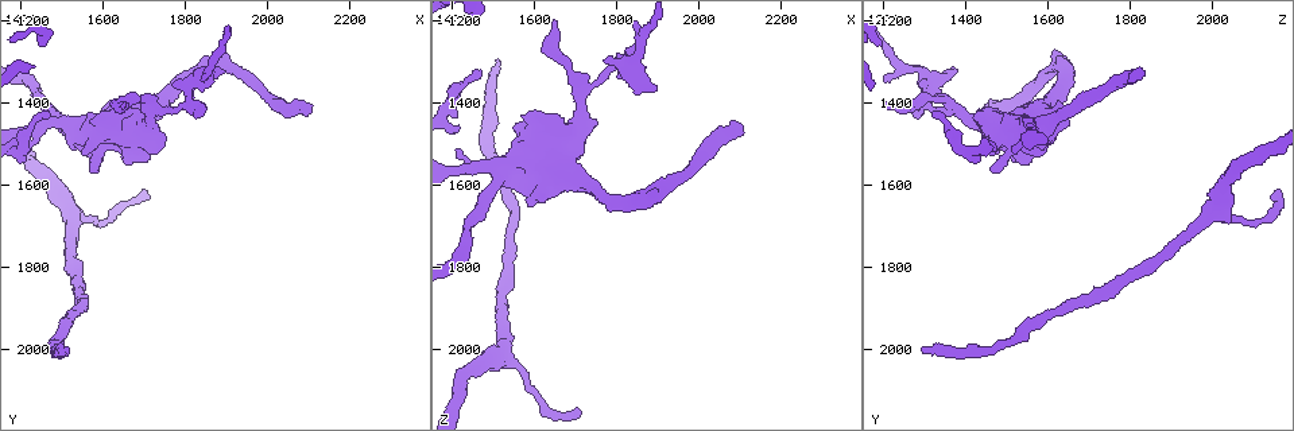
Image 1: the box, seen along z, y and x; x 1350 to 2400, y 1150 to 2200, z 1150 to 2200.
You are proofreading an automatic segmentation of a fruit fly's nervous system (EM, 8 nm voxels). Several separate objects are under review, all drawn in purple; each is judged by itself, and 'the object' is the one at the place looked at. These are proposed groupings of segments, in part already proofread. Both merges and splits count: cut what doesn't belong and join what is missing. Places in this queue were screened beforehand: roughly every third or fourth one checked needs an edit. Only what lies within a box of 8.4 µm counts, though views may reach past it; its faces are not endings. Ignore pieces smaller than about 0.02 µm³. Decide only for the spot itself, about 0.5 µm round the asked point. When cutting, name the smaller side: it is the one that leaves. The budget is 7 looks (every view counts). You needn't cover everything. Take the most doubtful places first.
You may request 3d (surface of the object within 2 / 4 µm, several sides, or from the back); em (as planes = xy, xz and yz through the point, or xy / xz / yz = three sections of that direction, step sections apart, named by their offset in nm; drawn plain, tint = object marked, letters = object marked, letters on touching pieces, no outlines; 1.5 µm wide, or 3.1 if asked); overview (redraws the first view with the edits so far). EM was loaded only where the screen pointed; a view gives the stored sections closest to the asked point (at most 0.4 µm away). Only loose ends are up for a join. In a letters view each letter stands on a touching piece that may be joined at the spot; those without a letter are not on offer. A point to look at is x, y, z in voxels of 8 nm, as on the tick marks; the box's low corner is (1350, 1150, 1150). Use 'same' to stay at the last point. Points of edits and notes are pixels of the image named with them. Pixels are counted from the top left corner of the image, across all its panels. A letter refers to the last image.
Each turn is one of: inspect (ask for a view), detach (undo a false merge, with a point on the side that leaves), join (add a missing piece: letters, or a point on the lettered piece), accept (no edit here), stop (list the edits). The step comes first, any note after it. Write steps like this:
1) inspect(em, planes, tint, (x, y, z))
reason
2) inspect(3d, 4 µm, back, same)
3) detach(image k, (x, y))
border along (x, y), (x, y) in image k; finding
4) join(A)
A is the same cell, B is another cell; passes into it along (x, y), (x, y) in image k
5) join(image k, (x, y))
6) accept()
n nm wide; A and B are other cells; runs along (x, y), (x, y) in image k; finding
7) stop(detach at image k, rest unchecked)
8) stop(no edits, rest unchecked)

inspect(3d, 2 µm, (2110, 1405, 1480))
end of a long branch

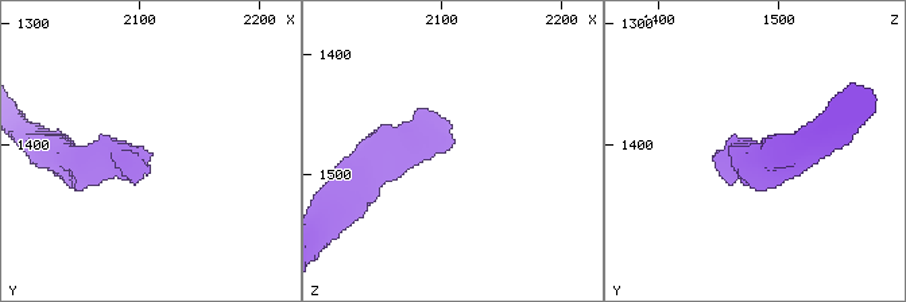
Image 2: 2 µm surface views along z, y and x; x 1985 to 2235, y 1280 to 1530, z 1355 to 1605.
inspect(em, xz, step 8, letters, (2108, 1404, 1474))

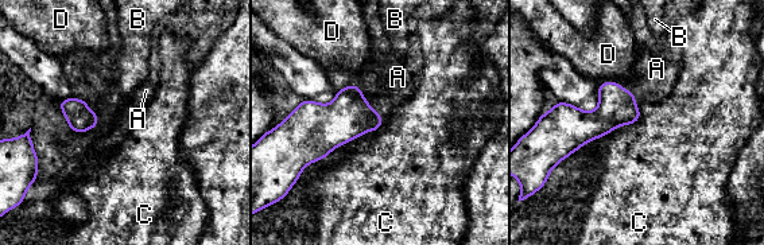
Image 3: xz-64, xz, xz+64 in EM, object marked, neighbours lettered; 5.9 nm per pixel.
inspect(em, planes, letters, same)

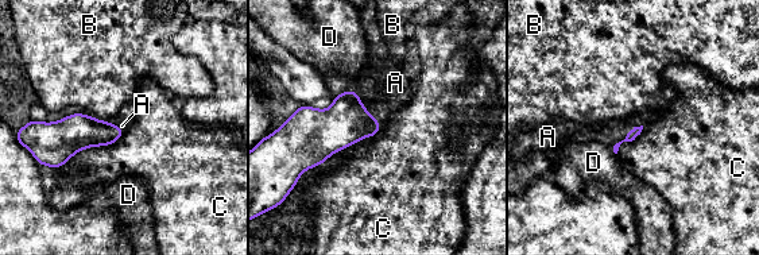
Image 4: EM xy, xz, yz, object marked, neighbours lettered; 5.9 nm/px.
join(A)
A is the same cell, B, C and D are other cells; it goes on there

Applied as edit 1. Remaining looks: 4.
inspect(em, xz, step 8, tint, (1900, 1325, 1370))
an open end

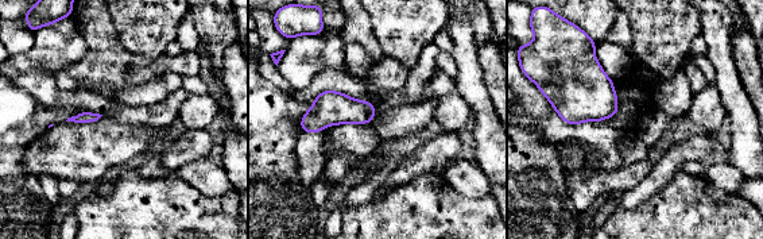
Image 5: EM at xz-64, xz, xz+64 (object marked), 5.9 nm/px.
inspect(em, planes, letters, same)
another direction

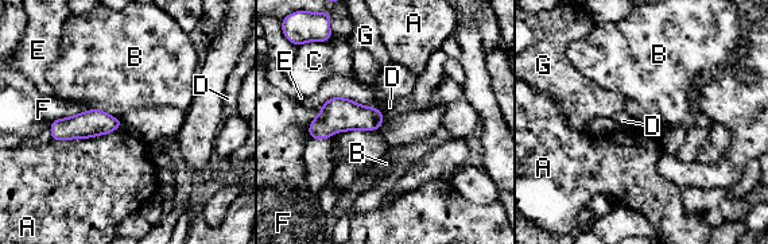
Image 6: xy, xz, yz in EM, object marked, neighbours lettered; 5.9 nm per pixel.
accept()
A touches over 440 nm; A, B, C, D, E, F and G are other cells; no lettered piece goes on from it

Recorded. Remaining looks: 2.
stop(join at image 4, rest unchecked)

